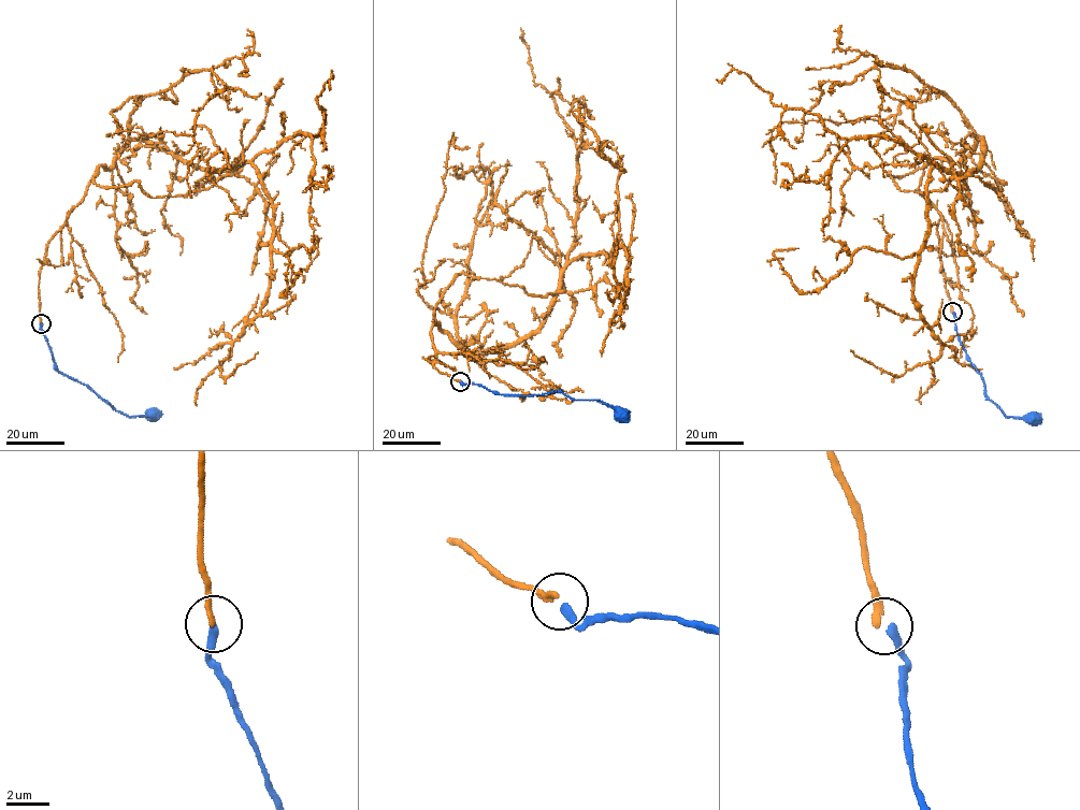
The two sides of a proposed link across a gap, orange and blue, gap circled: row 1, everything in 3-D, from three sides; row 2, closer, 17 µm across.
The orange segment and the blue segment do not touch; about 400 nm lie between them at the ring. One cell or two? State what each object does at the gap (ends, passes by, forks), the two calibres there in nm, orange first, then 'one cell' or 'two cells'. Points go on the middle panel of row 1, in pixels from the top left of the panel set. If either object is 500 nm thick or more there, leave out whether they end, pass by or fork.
orange ends | blue ends | 280/340 nm | one cell

